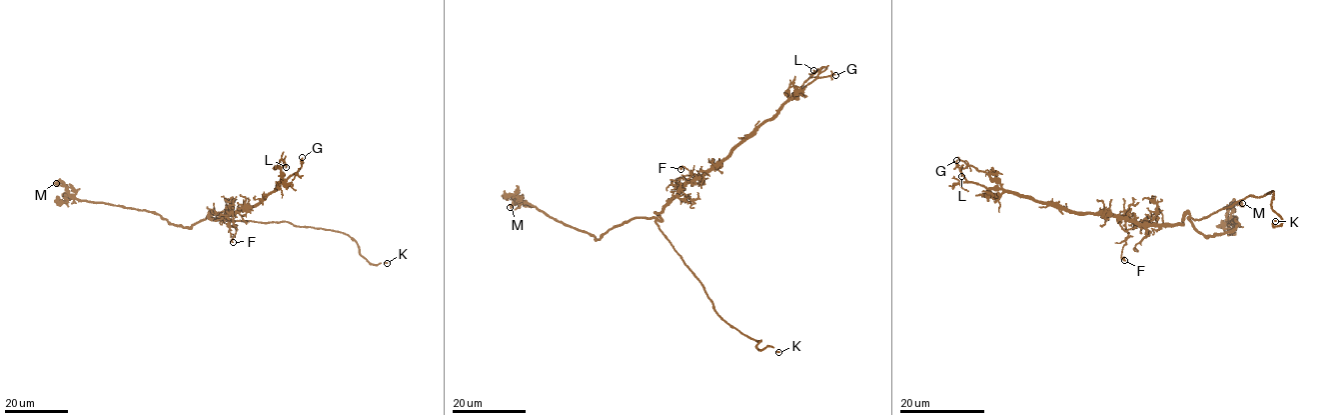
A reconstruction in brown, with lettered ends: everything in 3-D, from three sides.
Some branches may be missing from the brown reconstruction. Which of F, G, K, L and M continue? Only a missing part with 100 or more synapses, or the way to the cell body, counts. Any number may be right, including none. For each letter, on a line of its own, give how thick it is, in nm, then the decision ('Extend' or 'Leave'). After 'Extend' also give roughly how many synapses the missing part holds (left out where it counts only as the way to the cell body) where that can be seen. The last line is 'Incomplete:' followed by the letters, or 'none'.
F: Thickness 180 nm. Leave
G: Thickness 120 nm. Leave
K: Thickness 180 nm. Extend
L: Thickness 120 nm. Leave
M: Thickness 360 nm. Leave
Incomplete: K

